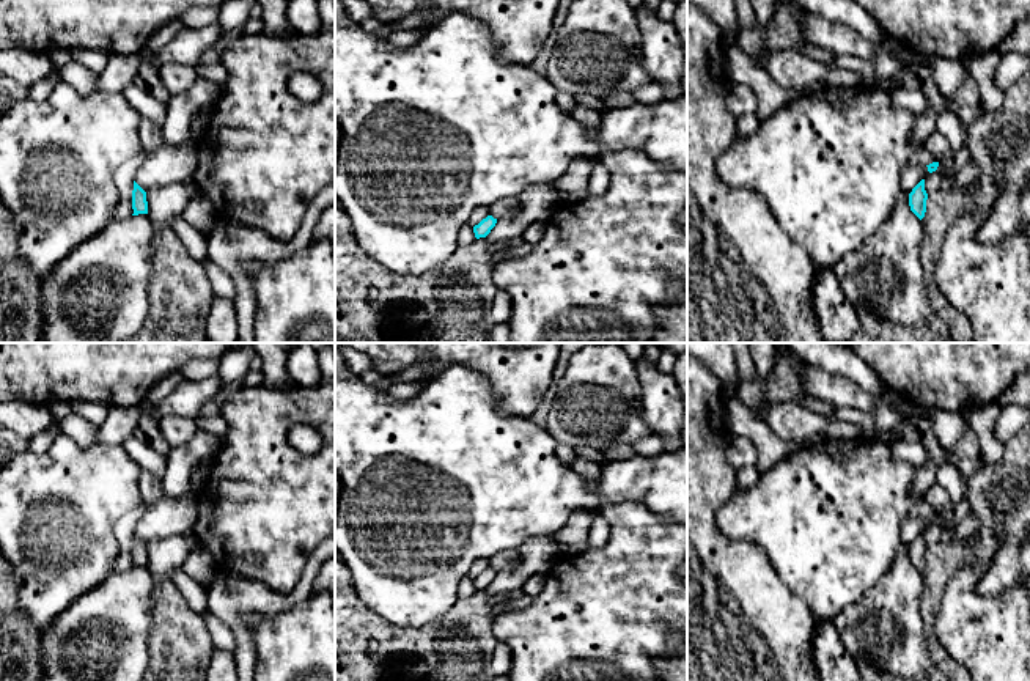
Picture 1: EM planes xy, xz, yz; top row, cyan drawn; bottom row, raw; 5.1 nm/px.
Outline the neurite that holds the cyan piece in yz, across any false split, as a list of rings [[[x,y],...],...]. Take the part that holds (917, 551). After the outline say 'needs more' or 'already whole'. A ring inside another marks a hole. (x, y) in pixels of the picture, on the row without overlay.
[[[921,532],[909,546],[910,563],[921,572],[926,565],[928,546],[925,543],[925,532]]] | already whole

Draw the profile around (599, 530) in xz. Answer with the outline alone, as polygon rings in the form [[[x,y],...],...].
[[[596,514],[587,536],[588,549],[598,549],[605,546],[609,538],[610,538],[610,524],[607,522],[607,519]]]

